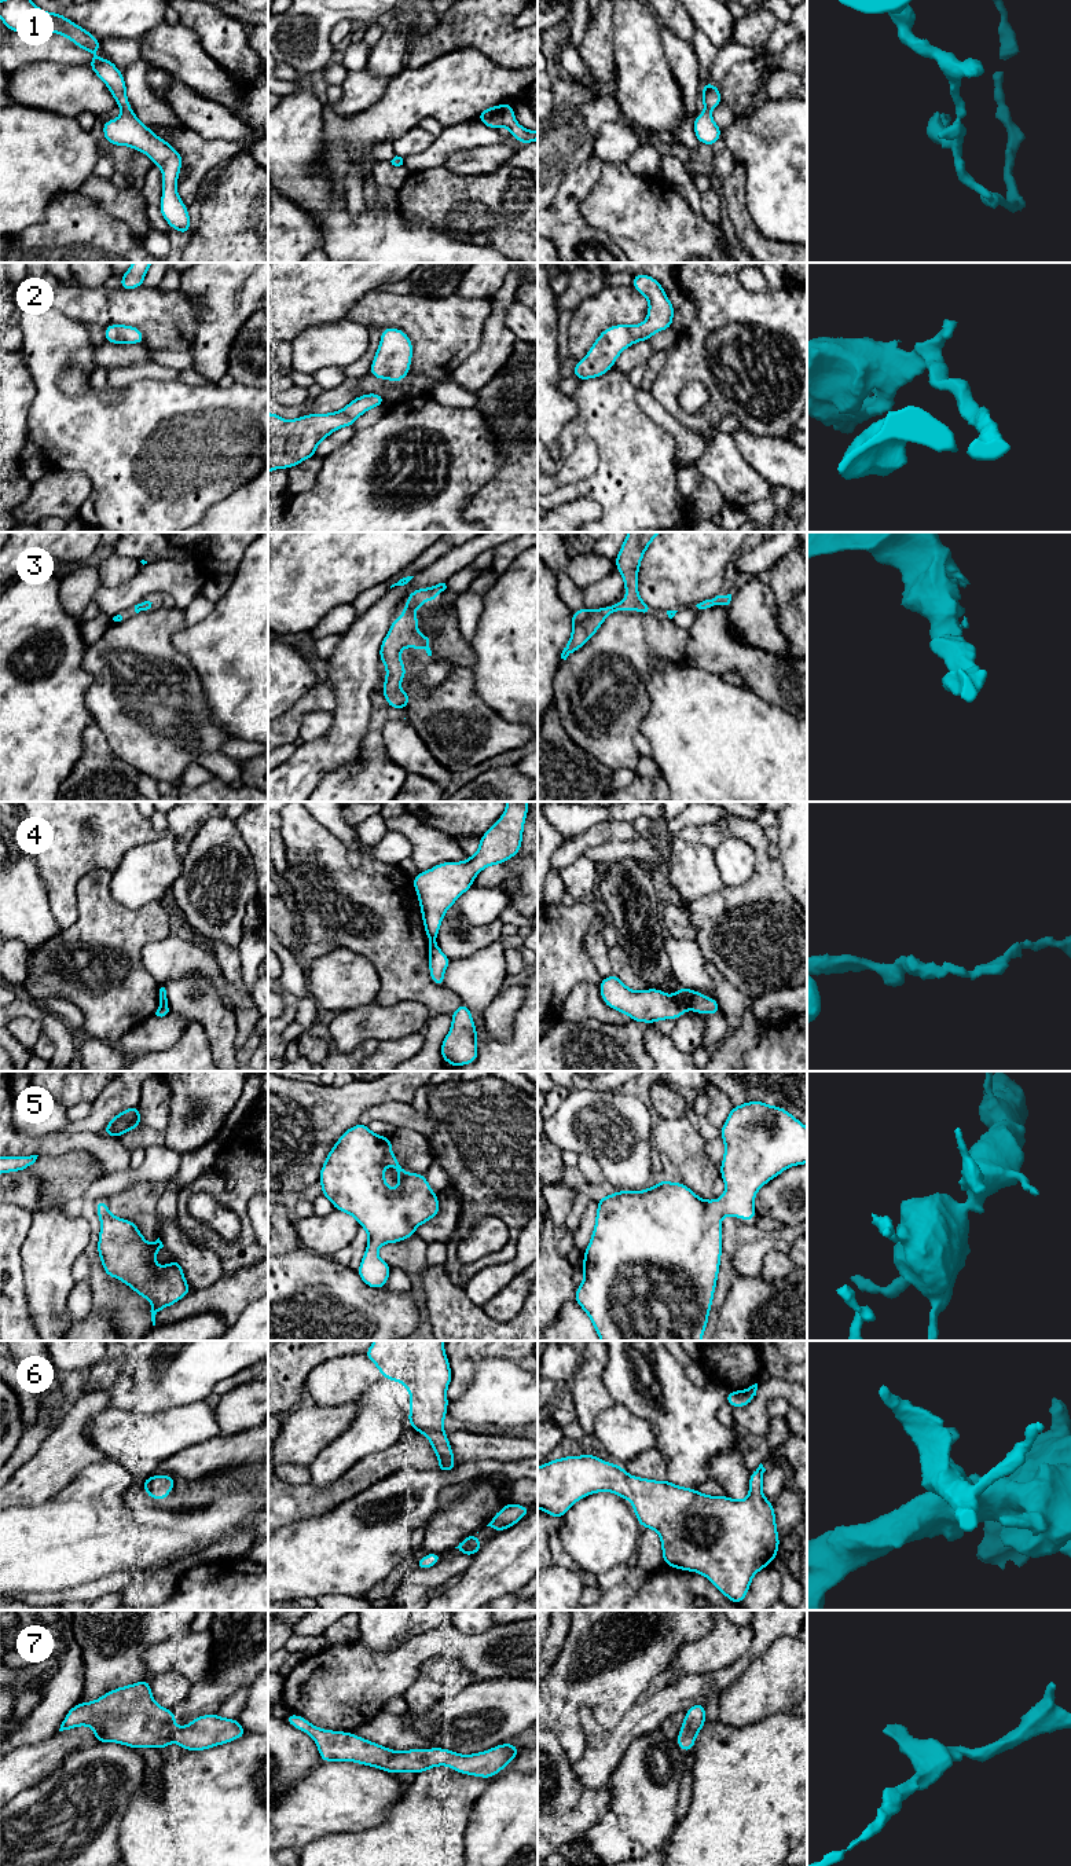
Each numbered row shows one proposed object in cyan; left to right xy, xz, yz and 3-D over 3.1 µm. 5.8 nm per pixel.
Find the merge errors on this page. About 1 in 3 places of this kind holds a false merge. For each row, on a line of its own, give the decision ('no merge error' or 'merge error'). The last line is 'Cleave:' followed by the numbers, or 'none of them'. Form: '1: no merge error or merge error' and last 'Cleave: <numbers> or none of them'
1: no merge error
2: no merge error
3: no merge error
4: merge error
5: no merge error
6: no merge error
7: no merge error
Cleave: 4

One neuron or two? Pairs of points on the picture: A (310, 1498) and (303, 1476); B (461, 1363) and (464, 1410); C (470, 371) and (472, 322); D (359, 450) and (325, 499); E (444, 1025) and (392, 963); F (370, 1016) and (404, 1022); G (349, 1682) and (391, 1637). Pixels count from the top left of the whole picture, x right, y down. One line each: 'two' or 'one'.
A: two
B: two
C: two
D: one
E: two
F: one
G: two

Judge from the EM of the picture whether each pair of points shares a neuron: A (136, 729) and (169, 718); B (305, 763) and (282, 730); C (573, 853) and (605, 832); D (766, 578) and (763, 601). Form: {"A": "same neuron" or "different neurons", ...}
{"A": "same neuron", "B": "different neurons", "C": "same neuron", "D": "different neurons"}

